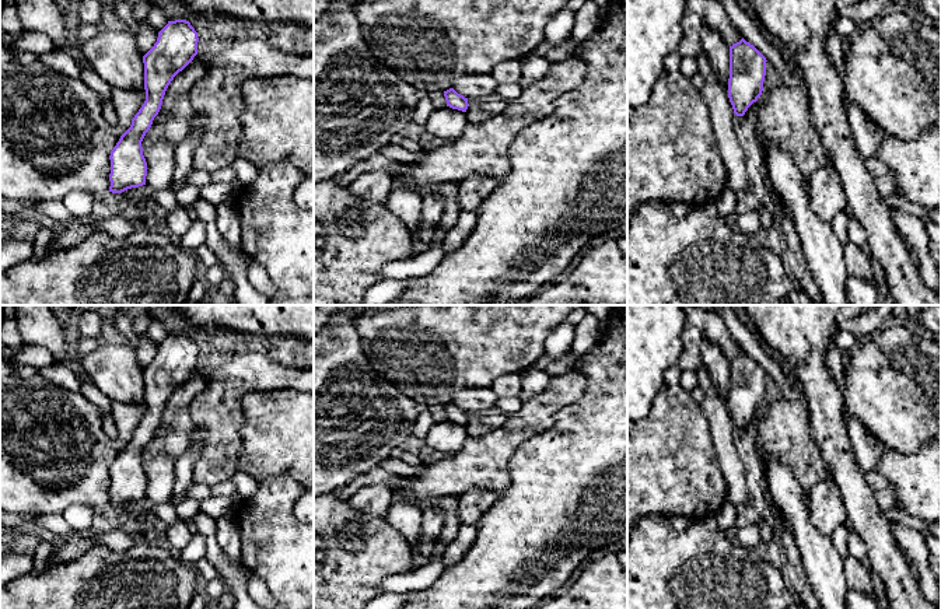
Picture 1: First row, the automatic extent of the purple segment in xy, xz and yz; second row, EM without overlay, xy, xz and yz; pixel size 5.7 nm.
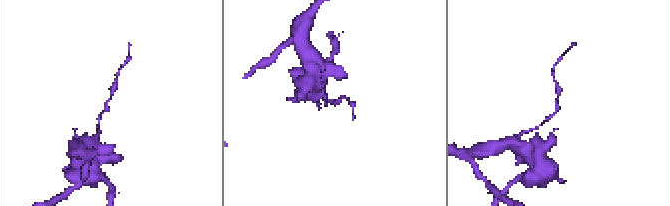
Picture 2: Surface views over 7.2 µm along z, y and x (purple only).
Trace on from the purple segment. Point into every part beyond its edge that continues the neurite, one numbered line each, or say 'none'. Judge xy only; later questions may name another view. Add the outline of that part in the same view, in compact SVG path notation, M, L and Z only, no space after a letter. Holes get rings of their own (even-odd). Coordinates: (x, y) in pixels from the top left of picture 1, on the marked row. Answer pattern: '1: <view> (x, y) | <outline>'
none

